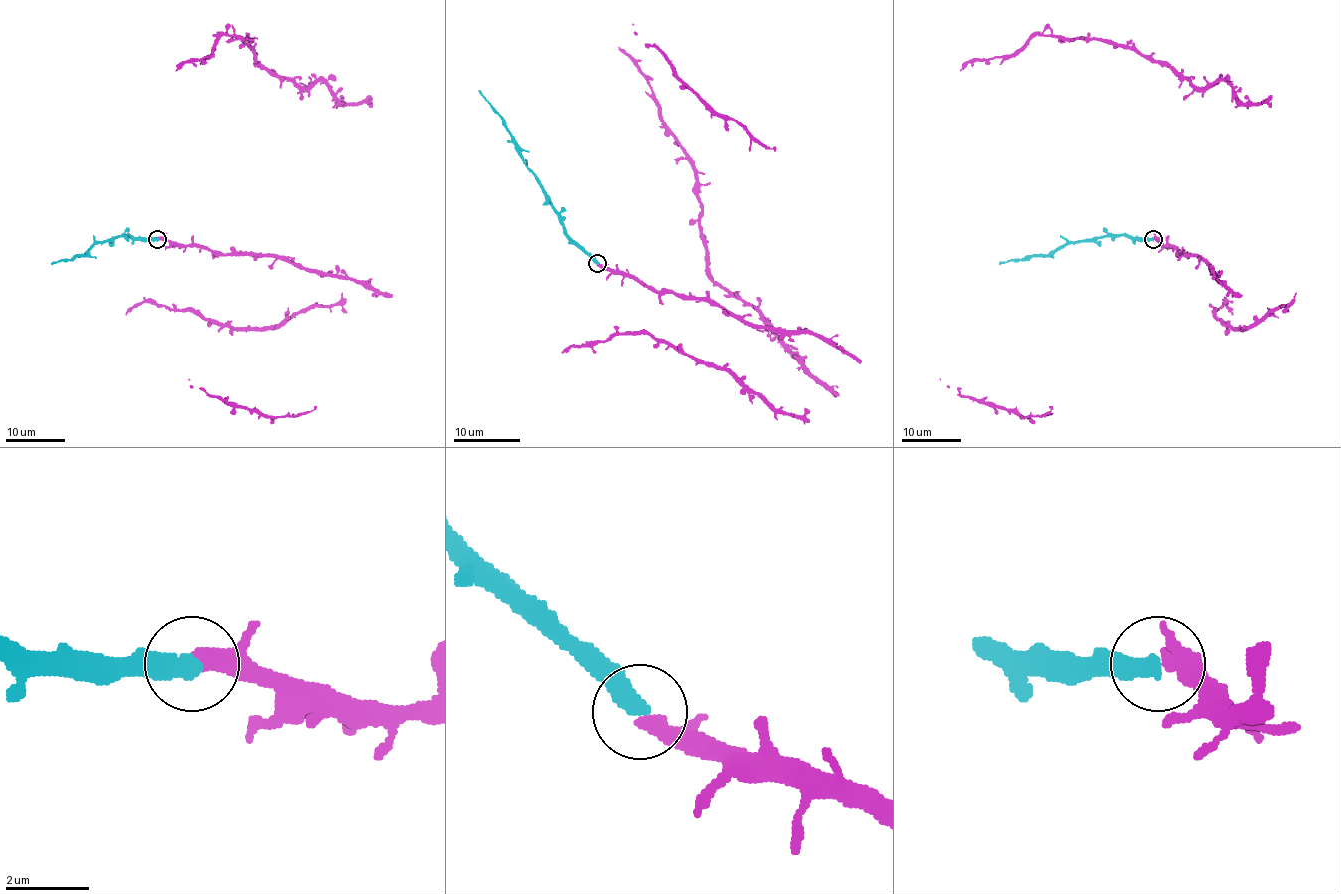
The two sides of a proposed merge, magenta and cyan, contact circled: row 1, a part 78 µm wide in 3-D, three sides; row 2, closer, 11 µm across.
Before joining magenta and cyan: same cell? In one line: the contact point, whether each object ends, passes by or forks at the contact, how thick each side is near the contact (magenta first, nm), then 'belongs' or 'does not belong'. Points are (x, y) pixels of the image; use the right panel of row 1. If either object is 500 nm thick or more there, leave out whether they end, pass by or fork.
at (1153, 239); magenta ends there; cyan ends there; 420 nm thick on the magenta side, 480 nm on the other; belongs

